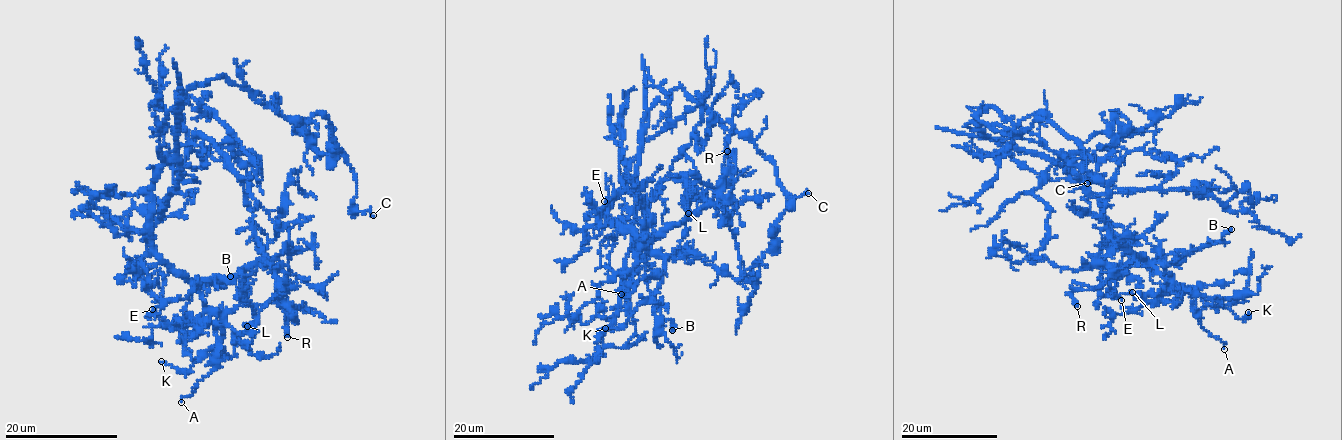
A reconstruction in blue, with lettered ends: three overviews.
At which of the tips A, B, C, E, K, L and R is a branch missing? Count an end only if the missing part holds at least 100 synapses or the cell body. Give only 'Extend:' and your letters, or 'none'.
Extend: none

